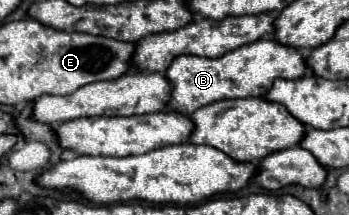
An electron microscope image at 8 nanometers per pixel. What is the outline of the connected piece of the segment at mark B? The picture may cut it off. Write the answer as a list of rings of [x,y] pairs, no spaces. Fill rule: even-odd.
[[[262,38],[220,58],[200,58],[200,56],[178,56],[170,64],[166,78],[172,84],[170,108],[186,116],[194,114],[198,108],[224,98],[248,98],[264,96],[276,78],[302,78],[306,74],[306,58],[294,46],[278,44],[274,38]]]

